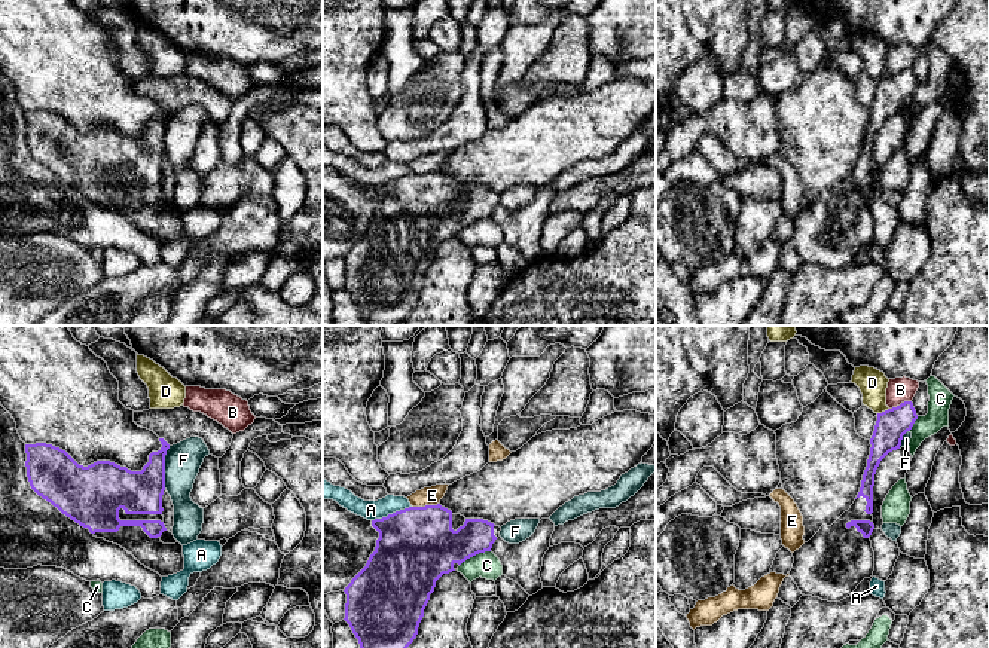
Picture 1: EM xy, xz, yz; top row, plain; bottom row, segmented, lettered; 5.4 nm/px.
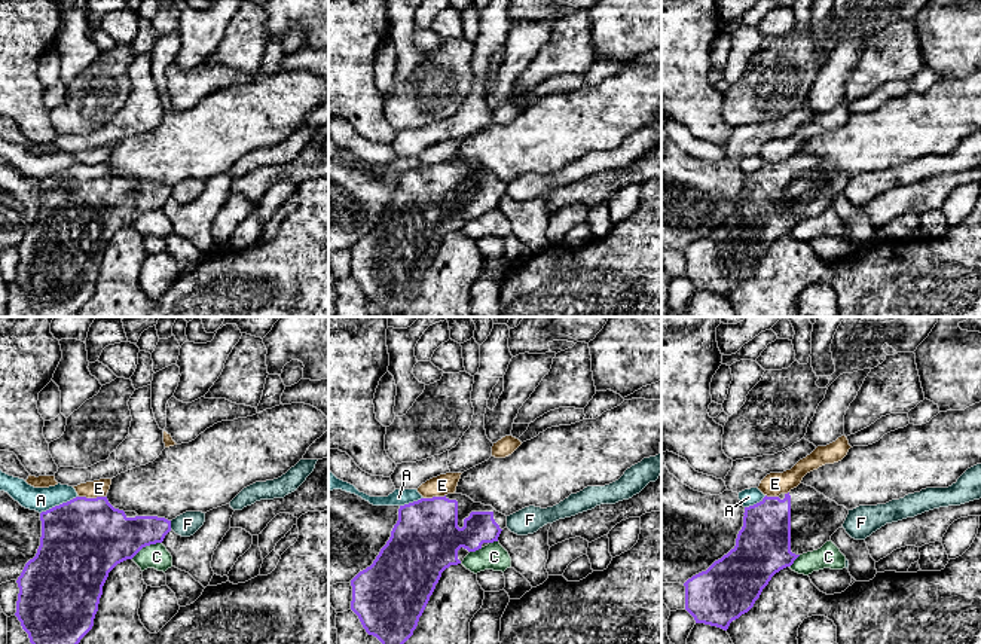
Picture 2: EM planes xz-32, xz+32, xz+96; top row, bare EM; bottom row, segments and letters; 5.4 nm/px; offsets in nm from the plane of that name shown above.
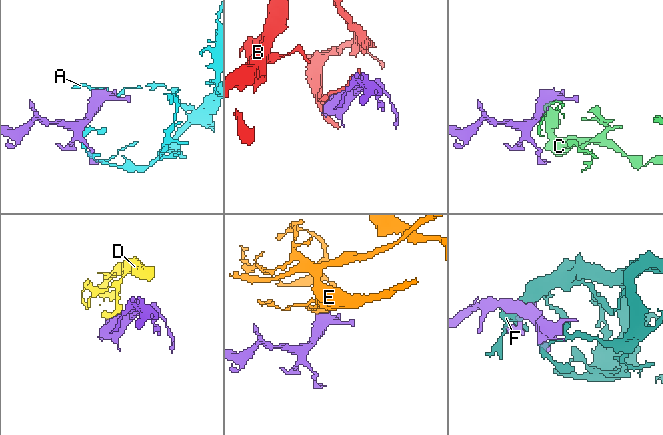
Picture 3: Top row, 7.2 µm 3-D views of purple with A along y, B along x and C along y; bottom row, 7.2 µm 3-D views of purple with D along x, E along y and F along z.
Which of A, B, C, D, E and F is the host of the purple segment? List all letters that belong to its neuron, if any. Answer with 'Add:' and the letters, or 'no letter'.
Add: no letter

